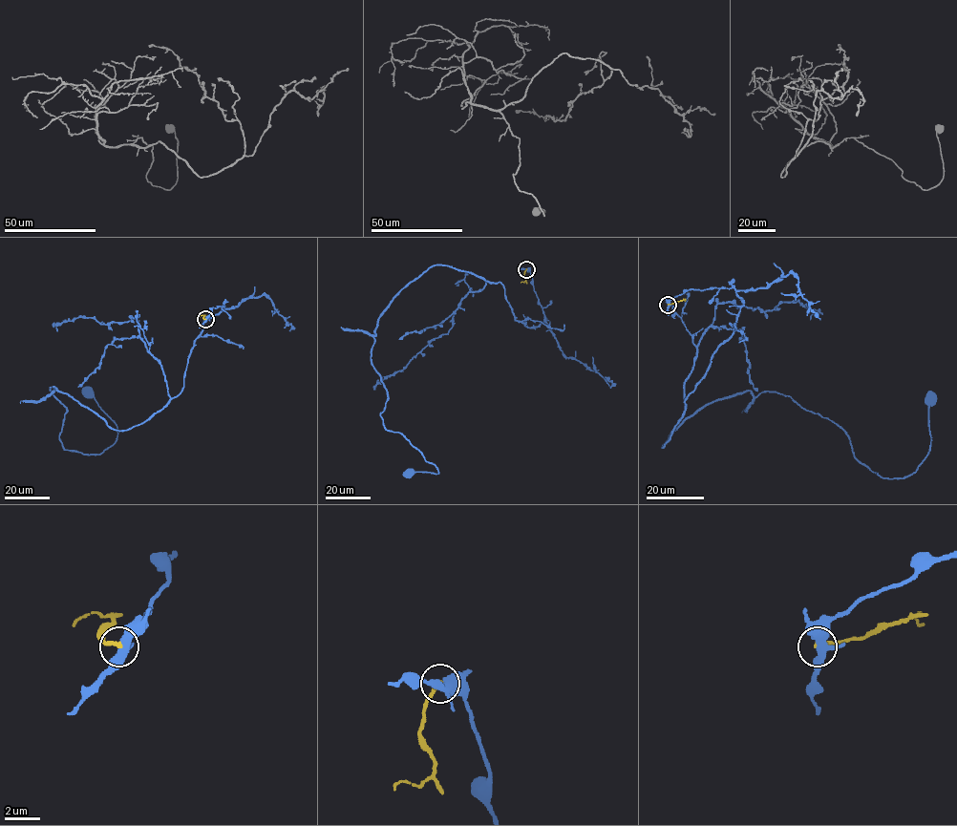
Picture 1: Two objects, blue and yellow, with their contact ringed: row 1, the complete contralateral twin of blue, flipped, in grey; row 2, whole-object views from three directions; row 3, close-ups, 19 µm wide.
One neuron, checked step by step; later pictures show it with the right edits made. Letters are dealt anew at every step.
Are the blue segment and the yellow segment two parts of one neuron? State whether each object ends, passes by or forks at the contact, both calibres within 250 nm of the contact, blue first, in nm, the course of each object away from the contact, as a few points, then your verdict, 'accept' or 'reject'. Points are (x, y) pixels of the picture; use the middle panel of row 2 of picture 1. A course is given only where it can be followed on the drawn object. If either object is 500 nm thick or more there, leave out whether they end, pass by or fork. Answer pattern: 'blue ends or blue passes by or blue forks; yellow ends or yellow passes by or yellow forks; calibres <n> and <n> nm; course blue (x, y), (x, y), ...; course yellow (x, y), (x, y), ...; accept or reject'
blue forks; yellow ends; calibres 400 and 240 nm; course blue (526, 269), (538, 326), (515, 319), (499, 283), (438, 265), (379, 318), (383, 424), (438, 473), (410, 475); course yellow (526, 269), (525, 280), (521, 283); reject

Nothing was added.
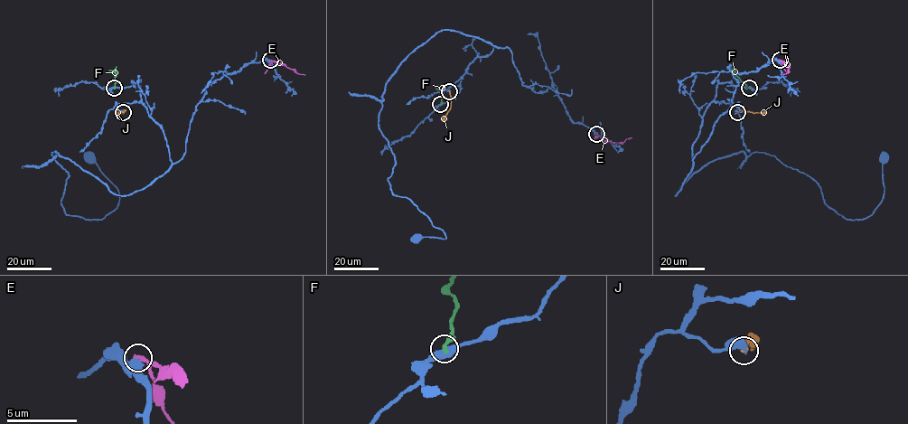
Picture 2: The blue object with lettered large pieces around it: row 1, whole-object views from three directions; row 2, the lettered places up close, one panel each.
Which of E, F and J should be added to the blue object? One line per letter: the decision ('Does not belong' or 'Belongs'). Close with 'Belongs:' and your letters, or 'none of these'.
E: Does not belong
F: Does not belong
J: Belongs
Belongs: J

